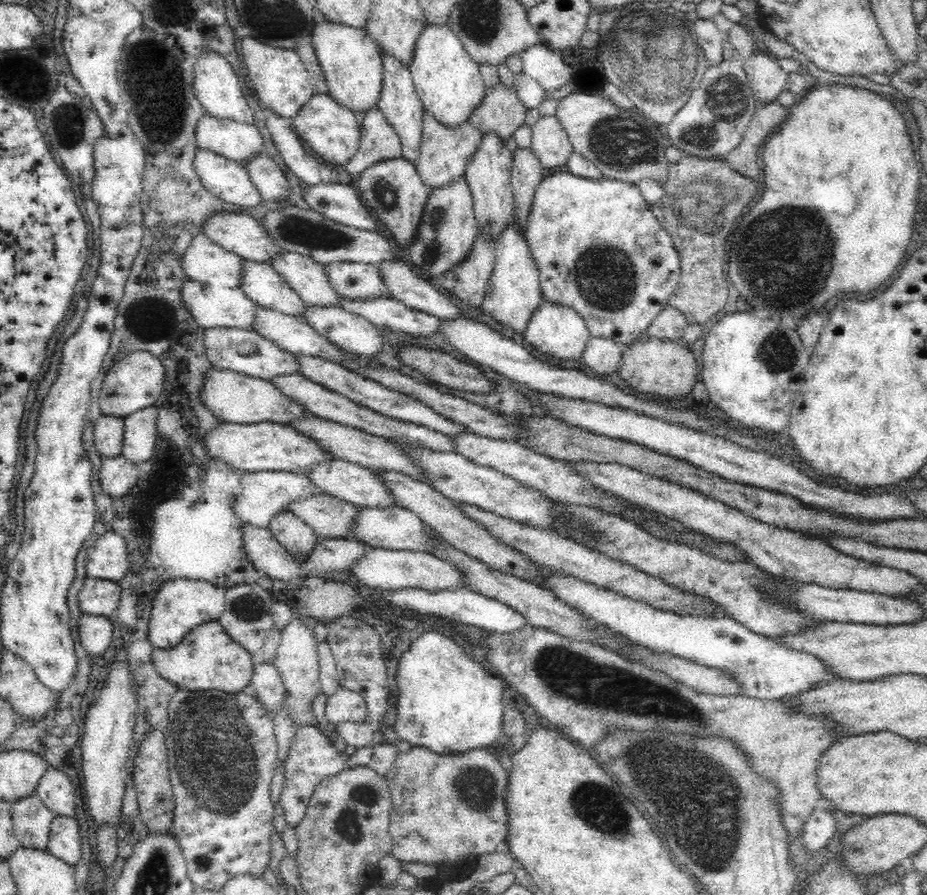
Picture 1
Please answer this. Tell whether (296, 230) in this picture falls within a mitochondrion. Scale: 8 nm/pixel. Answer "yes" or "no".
yes

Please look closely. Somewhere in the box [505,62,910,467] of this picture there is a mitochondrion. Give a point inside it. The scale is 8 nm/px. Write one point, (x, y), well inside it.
(807, 265)

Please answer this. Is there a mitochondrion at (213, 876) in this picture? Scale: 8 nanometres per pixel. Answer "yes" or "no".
no

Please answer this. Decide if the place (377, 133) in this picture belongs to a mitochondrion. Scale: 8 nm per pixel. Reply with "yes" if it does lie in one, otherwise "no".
no

